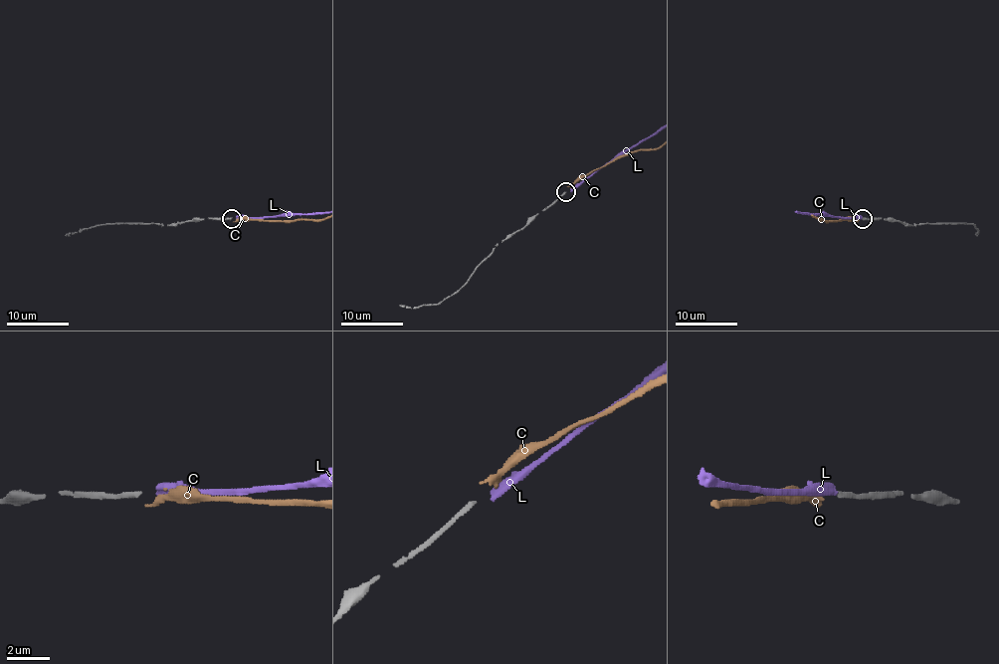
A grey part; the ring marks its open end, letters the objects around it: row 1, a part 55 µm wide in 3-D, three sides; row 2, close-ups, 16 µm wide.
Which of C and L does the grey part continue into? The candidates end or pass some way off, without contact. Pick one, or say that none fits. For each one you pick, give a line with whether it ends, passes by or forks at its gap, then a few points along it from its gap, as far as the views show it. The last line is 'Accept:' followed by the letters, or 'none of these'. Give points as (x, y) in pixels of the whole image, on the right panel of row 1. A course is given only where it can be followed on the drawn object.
C: It ends there. Its course: (857, 221), (821, 220), (810, 215)
Accept: C

